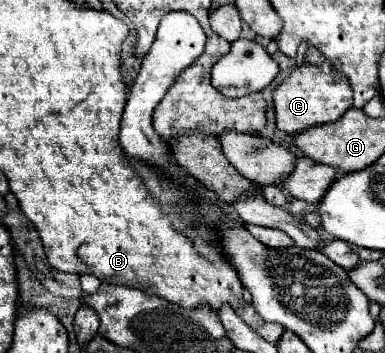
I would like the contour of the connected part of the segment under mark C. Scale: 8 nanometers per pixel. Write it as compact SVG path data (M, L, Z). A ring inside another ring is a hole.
M317 48L307 50L307 58L303 66L297 66L275 90L275 116L277 116L277 128L287 134L299 134L305 128L313 128L319 124L331 124L341 118L345 110L353 104L353 90L343 74L339 74L327 58Z

